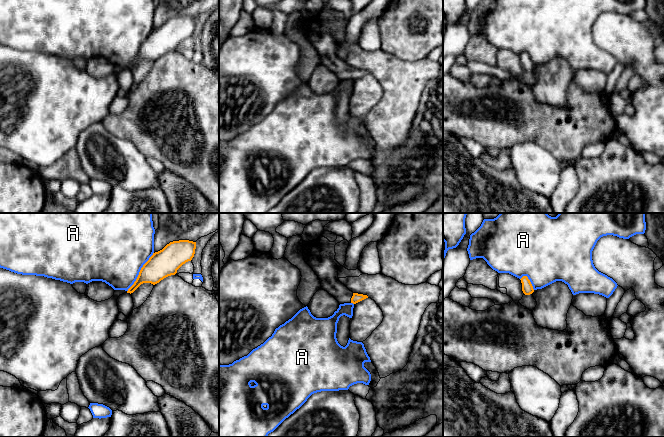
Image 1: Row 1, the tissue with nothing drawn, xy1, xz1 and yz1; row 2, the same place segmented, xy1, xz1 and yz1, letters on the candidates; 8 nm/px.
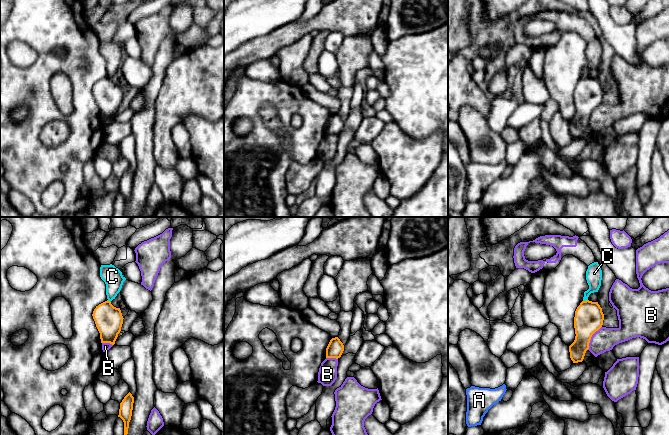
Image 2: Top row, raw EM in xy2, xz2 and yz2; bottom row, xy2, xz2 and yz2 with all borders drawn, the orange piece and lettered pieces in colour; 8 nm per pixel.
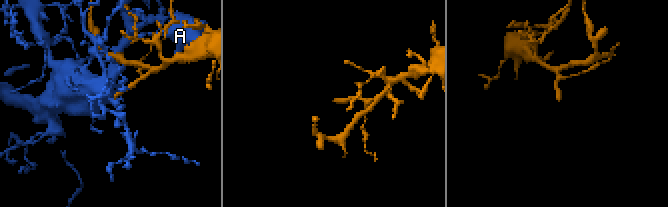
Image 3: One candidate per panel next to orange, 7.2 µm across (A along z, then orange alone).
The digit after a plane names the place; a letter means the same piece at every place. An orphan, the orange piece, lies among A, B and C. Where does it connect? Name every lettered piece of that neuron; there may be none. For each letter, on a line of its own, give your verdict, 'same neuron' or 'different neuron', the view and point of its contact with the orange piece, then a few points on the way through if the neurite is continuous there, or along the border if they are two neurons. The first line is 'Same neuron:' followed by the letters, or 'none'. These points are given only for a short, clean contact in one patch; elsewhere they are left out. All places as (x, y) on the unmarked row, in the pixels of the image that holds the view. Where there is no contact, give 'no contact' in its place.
Same neuron: none
A: different neuron; meets orange in xy1 at (139, 48)
B: different neuron; meets orange in yz2 at (590, 114); border along yz2 (601, 102), (592, 111), (587, 125)
C: different neuron; meets orange in yz2 at (586, 76); border along yz2 (587, 75), (583, 77)

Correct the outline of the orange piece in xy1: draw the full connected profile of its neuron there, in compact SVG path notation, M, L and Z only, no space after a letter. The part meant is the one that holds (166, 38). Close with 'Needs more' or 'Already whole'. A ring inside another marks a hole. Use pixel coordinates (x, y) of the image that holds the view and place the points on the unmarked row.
M189 16L173 17L162 26L153 29L141 44L134 60L127 69L133 69L141 60L159 59L164 54L175 51L177 46L194 33L196 18Z. Already whole

